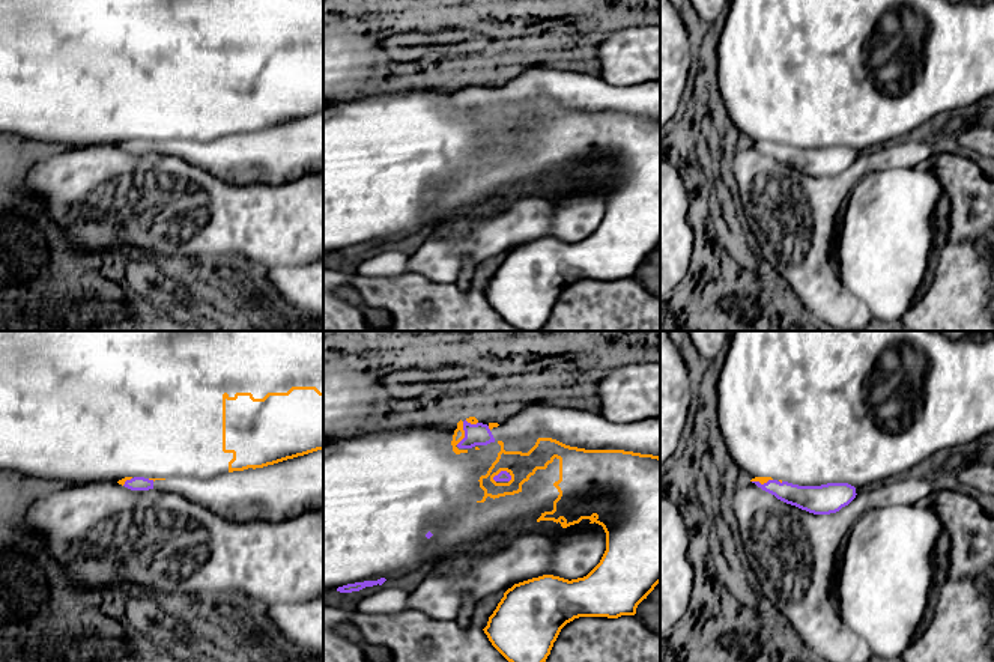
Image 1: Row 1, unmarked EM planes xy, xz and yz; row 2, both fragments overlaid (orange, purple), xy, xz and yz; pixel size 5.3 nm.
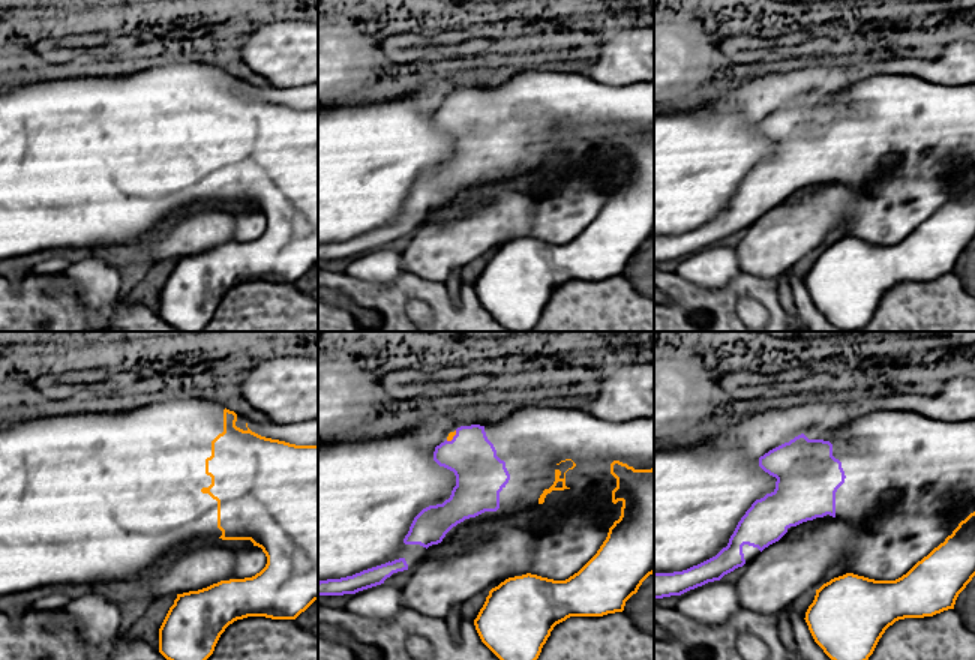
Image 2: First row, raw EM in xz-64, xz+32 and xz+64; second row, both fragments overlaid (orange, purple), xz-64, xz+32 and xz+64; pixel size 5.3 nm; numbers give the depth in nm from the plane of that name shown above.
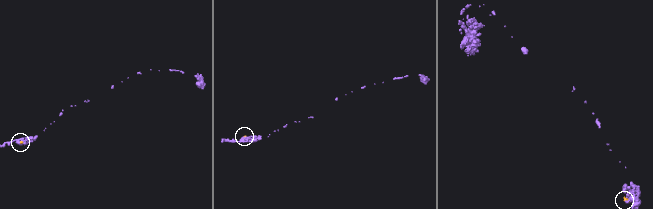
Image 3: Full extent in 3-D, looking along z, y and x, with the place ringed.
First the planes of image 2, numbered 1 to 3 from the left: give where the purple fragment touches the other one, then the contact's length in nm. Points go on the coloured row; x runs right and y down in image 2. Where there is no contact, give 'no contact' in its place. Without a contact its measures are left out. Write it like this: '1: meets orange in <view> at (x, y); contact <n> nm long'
1: no contact
2: meets orange in xz+32 at (452, 438); contact 80 nm long
3: no contact

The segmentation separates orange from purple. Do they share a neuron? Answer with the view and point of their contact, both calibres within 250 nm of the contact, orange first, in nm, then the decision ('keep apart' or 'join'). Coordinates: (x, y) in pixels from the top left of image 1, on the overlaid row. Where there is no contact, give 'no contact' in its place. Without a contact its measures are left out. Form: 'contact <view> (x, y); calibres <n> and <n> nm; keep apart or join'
contact xz (462, 426); calibres 60 and 120 nm; keep apart

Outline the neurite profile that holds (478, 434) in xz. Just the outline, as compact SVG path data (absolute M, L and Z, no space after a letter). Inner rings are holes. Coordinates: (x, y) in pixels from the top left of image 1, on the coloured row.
M463 421L465 438L457 444L459 448L472 448L475 445L487 445L495 442L495 438L487 424L471 424Z

